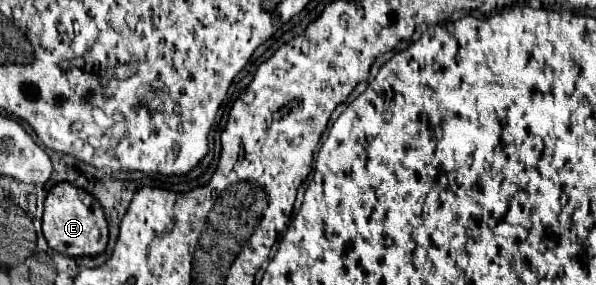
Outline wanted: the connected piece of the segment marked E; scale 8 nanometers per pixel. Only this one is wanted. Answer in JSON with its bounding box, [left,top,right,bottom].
[42,181,108,257]

